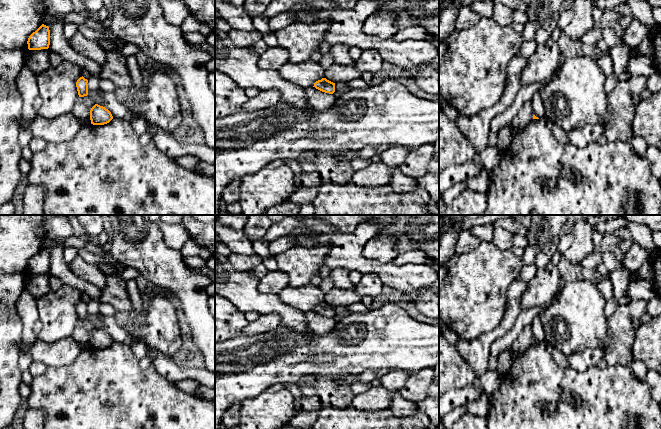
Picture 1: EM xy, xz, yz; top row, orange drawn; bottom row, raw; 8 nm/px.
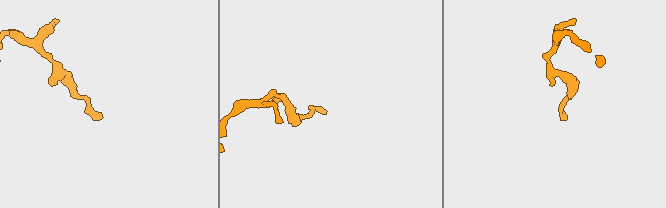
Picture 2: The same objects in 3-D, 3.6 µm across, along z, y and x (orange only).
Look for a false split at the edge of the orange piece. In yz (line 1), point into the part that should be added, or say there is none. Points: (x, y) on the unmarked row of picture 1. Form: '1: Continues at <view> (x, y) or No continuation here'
1: No continuation here

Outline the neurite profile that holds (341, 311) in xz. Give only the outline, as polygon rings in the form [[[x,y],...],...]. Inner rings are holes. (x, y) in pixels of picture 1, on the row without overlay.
[[[338,306],[335,307],[335,316],[333,317],[337,322],[340,321],[343,317],[349,315],[351,312],[348,310],[348,306]]]

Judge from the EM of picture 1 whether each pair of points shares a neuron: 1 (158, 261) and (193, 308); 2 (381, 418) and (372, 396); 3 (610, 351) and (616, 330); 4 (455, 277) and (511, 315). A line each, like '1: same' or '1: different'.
1: same
2: different
3: same
4: different

